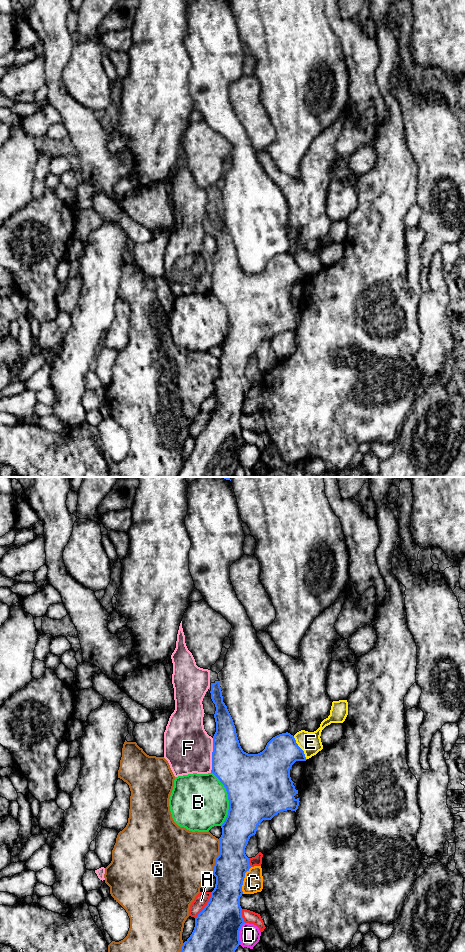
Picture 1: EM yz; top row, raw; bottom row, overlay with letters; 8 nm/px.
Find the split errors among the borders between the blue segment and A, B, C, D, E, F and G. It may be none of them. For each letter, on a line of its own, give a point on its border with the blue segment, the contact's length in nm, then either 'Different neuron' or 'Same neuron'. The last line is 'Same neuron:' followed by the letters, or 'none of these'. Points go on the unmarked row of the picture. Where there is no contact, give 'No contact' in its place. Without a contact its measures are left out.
A: Touches blue at yz (206, 425). Shared border 260 nm. Different neuron
B: Touches blue at yz (228, 319). Shared border 440 nm. Different neuron
C: Touches blue at yz (243, 400). Shared border 220 nm. Different neuron
D: Touches blue at yz (238, 453). Shared border 190 nm. Different neuron
E: Touches blue at yz (300, 268). Shared border 220 nm. Different neuron
F: Touches blue at yz (212, 275). Shared border 280 nm. Different neuron
G: Touches blue at yz (218, 376). Shared border 280 nm. Different neuron
Same neuron: none of these

